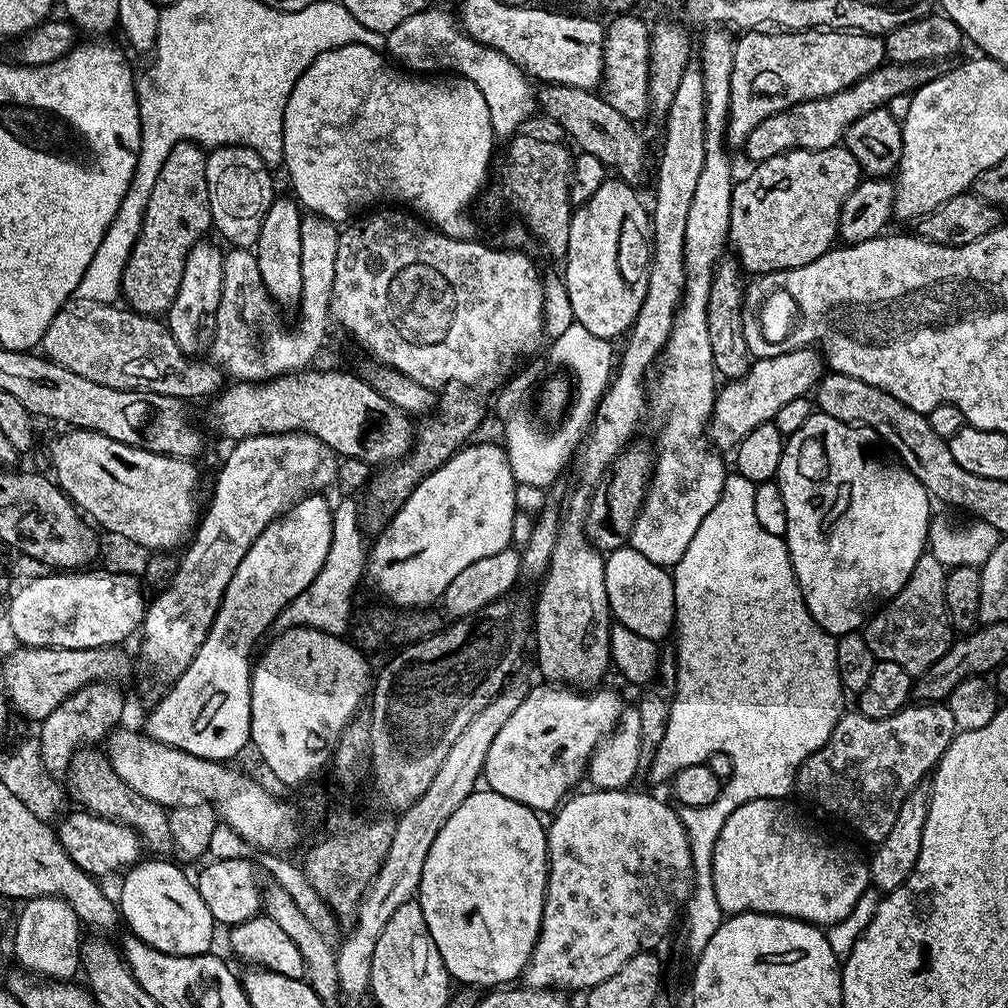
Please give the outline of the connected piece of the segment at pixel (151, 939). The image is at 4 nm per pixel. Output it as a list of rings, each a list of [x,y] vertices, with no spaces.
[[[168,858],[141,859],[123,873],[118,912],[128,923],[127,931],[142,942],[175,956],[202,956],[212,944],[214,921],[191,875],[187,876]]]

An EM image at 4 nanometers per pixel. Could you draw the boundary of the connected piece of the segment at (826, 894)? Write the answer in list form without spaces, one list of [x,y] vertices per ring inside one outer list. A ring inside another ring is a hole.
[[[783,799],[778,800],[755,800],[746,802],[726,818],[726,826],[722,826],[722,834],[718,834],[718,842],[714,842],[714,894],[718,894],[718,906],[726,914],[738,912],[765,912],[771,916],[792,916],[795,920],[806,920],[810,924],[817,926],[827,926],[846,918],[850,910],[854,910],[854,902],[862,898],[862,894],[870,887],[870,877],[868,875],[868,864],[860,861],[852,852],[847,852],[840,844],[835,844],[832,840],[827,840],[810,821],[804,816],[799,816],[790,805],[784,804]]]

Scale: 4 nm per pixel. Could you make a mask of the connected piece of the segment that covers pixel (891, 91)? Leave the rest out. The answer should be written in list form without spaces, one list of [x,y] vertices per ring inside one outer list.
[[[885,62],[874,71],[849,83],[846,89],[839,89],[837,93],[830,94],[828,97],[796,103],[791,108],[764,119],[748,136],[745,151],[753,156],[753,161],[762,162],[792,149],[835,148],[843,141],[848,127],[859,122],[862,114],[887,106],[894,98],[915,92],[927,80],[932,80],[937,75],[937,65],[932,62],[927,64]]]

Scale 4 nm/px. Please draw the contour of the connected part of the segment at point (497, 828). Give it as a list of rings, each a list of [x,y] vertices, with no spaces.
[[[477,790],[468,795],[466,802],[462,802],[462,806],[458,806],[458,810],[450,814],[450,818],[446,818],[446,826],[438,830],[438,838],[434,838],[434,846],[430,846],[430,854],[426,854],[426,866],[422,866],[418,899],[422,906],[422,914],[426,914],[426,926],[430,926],[430,938],[434,938],[434,946],[438,946],[438,954],[442,954],[442,962],[446,966],[449,977],[455,983],[457,980],[458,983],[464,984],[460,986],[492,990],[497,986],[511,985],[523,977],[524,968],[538,942],[548,885],[548,833],[545,825],[543,823],[540,825],[539,819],[541,820],[541,817],[522,802],[514,802],[491,790]]]

